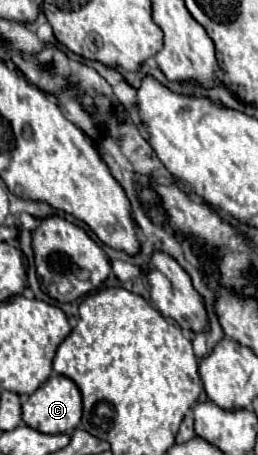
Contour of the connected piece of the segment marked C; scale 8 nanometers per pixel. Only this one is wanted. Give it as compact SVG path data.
M53 374L47 382L43 382L31 396L23 400L23 420L27 426L43 432L43 434L63 434L77 428L81 422L81 392L77 384L61 374Z

